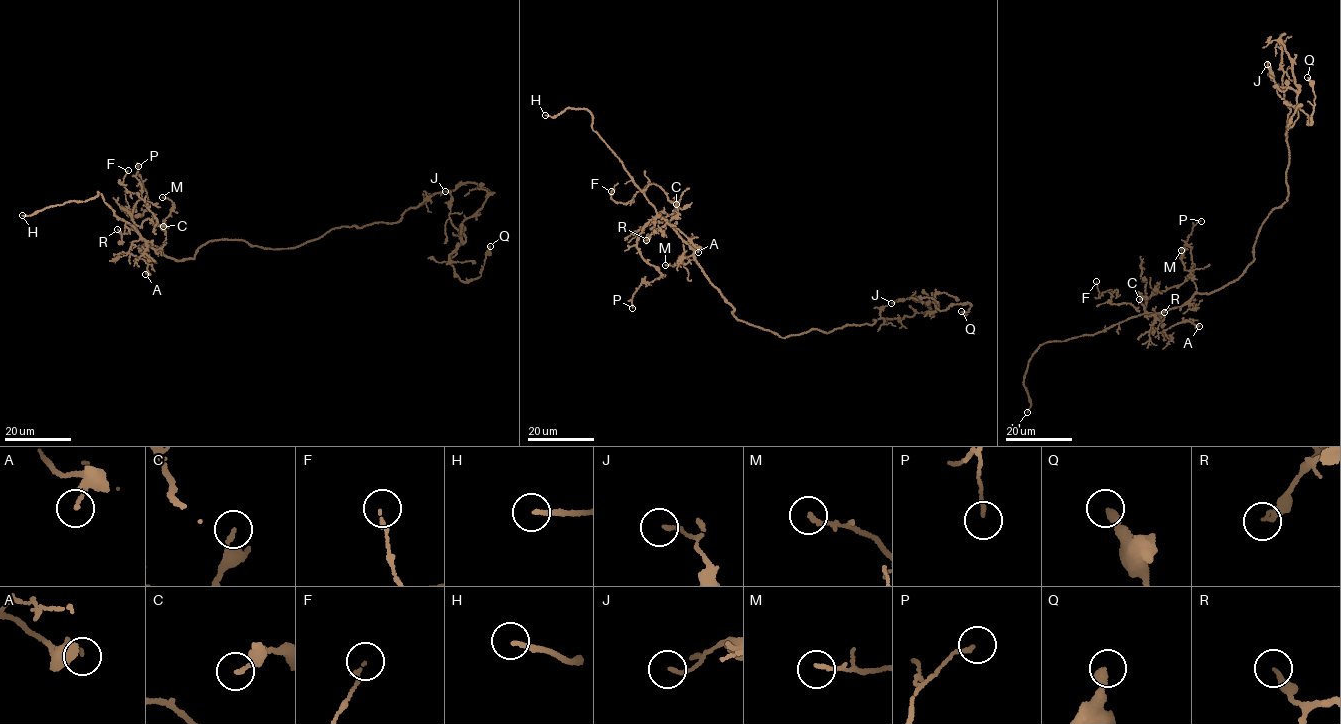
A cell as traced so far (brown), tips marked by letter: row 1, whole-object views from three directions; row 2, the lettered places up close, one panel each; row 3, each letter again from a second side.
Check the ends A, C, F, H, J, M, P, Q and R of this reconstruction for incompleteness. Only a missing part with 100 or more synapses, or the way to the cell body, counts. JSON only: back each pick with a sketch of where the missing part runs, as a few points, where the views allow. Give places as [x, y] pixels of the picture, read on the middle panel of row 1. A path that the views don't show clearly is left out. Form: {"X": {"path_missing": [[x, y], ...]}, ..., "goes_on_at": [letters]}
{"H": {"path_missing": [[545, 115], [530, 124]]}, "goes_on_at": ["H"]}

